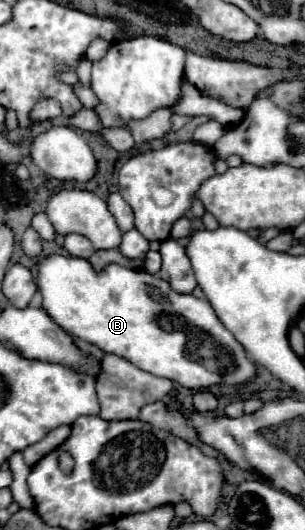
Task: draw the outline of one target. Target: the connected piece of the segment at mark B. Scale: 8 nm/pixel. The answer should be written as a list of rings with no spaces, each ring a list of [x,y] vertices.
[[[54,254],[40,262],[38,290],[52,320],[68,334],[96,344],[106,354],[116,354],[140,370],[174,380],[184,388],[204,390],[214,384],[238,386],[254,380],[258,374],[256,364],[246,356],[242,344],[236,342],[236,338],[222,326],[208,300],[198,300],[192,294],[178,294],[168,286],[166,280],[156,278],[144,270],[130,270],[118,264],[110,264],[106,270],[96,272],[84,258]]]

